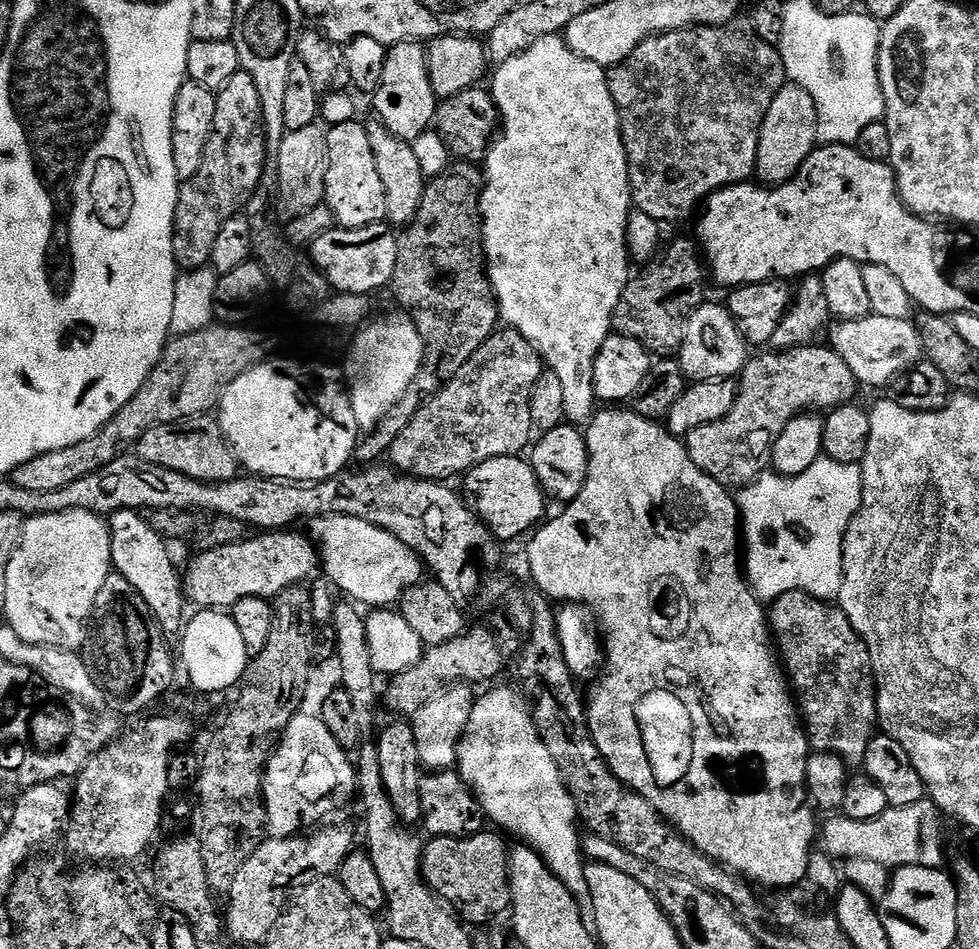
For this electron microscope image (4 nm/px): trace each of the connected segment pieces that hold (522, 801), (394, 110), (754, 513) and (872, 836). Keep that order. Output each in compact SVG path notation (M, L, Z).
M516 686L491 688L487 689L489 692L485 696L475 697L470 722L466 722L466 730L460 739L456 755L456 768L460 777L476 795L476 801L482 806L485 817L491 823L493 820L497 824L495 825L497 829L505 828L500 830L521 836L524 839L521 841L525 845L535 848L547 862L548 869L575 894L581 909L591 909L592 895L590 886L586 886L586 857L582 851L582 832L578 827L574 798L568 793L558 762L554 762L550 750L546 748L546 742L540 737L540 731L536 729L532 709L525 693Z
M420 42L393 44L388 48L386 70L382 82L374 93L375 115L388 128L390 134L406 141L417 140L423 132L433 127L438 97L434 94L432 75L428 69L428 53Z
M827 458L816 460L814 466L810 466L810 470L806 470L797 476L781 476L775 471L769 470L763 476L759 476L748 487L739 489L738 507L742 521L742 563L747 582L753 592L755 592L756 599L761 602L771 602L787 592L809 592L809 594L817 596L820 600L835 601L839 597L842 578L844 577L842 574L842 546L846 538L846 530L850 526L850 522L856 517L856 511L860 509L860 503L863 497L864 475L860 473L860 465L843 464L842 462L834 462Z
M925 798L914 806L888 807L878 818L855 820L843 814L833 815L822 824L823 851L837 861L867 858L869 862L882 862L889 870L906 866L943 869L944 824L942 813L931 800Z

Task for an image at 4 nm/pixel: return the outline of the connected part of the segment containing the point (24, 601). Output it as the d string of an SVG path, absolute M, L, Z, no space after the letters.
M62 510L23 521L20 540L6 566L6 606L3 619L22 638L31 644L45 644L48 648L80 650L85 647L98 590L106 578L113 575L112 533L105 517L86 510Z

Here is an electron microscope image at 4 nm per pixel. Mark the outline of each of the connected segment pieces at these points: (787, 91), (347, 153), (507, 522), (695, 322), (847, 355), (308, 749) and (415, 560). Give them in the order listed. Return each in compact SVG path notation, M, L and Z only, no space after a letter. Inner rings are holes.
M785 83L784 88L778 90L774 102L770 102L770 110L766 110L766 118L762 122L755 175L761 176L759 179L768 186L785 184L795 178L808 155L818 147L817 130L818 111L815 110L814 99L798 85Z
M355 119L342 125L327 129L328 170L324 187L323 203L327 211L334 214L337 225L342 228L361 228L379 224L387 217L386 186L378 174L378 165L374 162L373 147L363 123Z
M523 455L490 458L468 469L463 480L463 491L472 509L501 542L527 537L545 519L544 491L538 482L538 474L534 474L531 463Z
M706 302L690 318L678 353L685 381L731 380L739 377L750 359L750 345L738 330L734 318L723 303Z
M871 314L864 316L861 320L841 320L833 323L831 330L832 340L830 340L830 347L839 354L842 362L846 362L846 366L850 366L857 385L863 387L865 384L868 388L887 389L892 381L898 379L907 368L913 368L916 364L921 363L924 356L919 327L908 318L884 318Z
M297 714L292 721L284 727L280 743L276 751L268 759L268 767L264 769L264 805L268 815L267 831L273 837L294 836L301 831L300 824L312 824L316 816L324 816L335 808L344 808L357 795L356 770L349 753L326 730L324 721L319 715L304 716Z
M319 516L311 521L310 528L311 539L318 542L323 575L337 589L340 587L349 601L365 604L365 609L384 610L399 605L404 594L425 579L424 560L394 538L394 534L370 522L362 522L362 518Z

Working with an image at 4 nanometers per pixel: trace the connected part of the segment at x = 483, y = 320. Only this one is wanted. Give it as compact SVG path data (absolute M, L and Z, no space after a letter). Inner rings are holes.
M456 162L440 176L427 181L422 198L422 206L415 220L399 233L398 266L392 275L391 291L396 291L396 300L401 309L411 316L418 334L424 343L424 364L408 387L408 392L386 414L384 421L367 433L359 441L355 459L364 466L371 466L392 451L392 443L406 430L408 422L425 403L429 396L436 395L445 384L449 384L470 362L470 358L491 338L501 323L500 308L496 305L496 295L488 280L484 258L484 238L480 218L480 195L484 192L484 174L475 163Z

